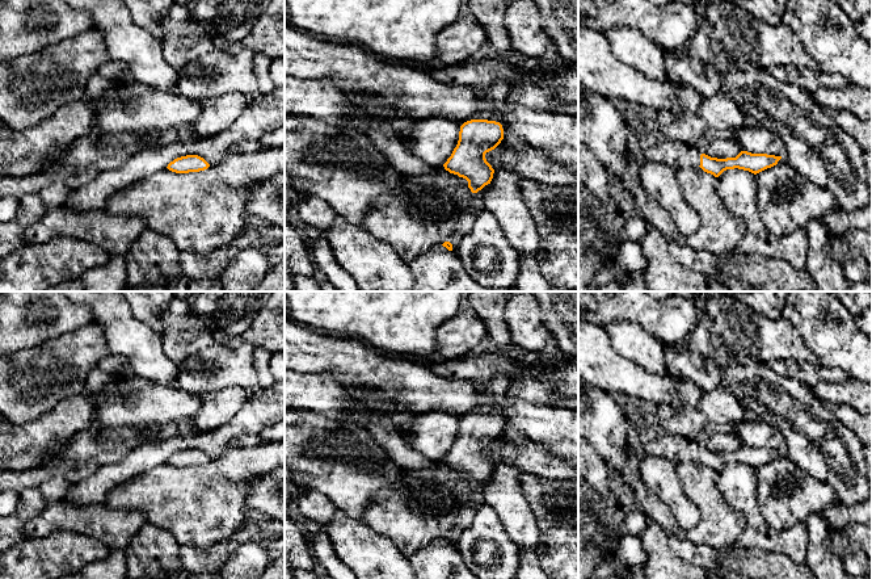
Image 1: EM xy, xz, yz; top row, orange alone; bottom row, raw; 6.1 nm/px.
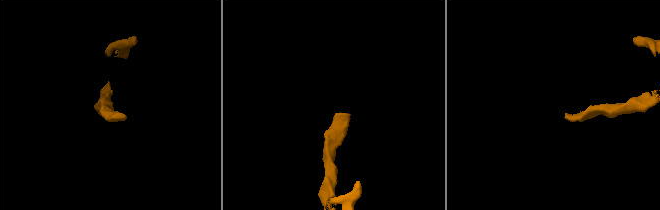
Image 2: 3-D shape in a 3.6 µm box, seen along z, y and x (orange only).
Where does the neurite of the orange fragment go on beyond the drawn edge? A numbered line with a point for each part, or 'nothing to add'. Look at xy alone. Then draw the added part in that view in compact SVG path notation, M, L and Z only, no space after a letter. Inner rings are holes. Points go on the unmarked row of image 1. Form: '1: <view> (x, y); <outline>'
nothing to add

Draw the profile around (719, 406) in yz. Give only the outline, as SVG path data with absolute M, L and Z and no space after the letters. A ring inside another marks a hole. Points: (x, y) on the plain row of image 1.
M723 387L705 391L696 407L705 416L707 421L715 424L737 424L747 418L740 399Z

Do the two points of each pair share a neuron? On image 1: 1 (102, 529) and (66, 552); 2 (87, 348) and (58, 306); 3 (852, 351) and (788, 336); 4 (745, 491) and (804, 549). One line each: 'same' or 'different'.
1: different
2: different
3: different
4: same

